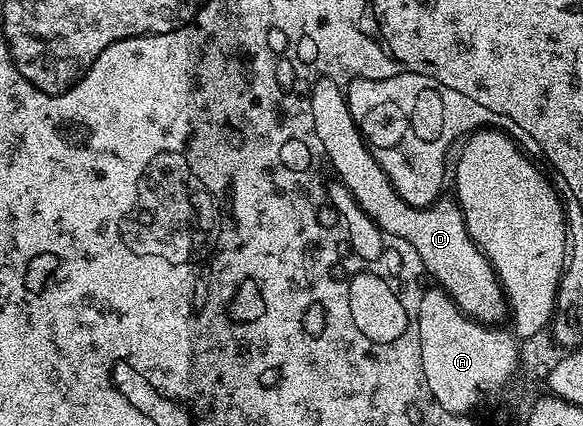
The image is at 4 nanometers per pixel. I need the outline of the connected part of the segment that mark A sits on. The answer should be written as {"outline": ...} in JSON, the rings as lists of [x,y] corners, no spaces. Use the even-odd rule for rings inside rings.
{"outline":[[[480,128],[468,133],[462,146],[463,151],[460,152],[459,159],[456,162],[454,159],[453,162],[453,178],[455,174],[453,197],[463,205],[463,210],[467,210],[467,226],[471,226],[471,234],[475,234],[475,238],[483,242],[483,254],[491,261],[495,275],[503,285],[503,295],[507,298],[509,323],[511,322],[513,333],[498,330],[494,324],[488,324],[484,330],[479,330],[479,320],[468,316],[459,306],[451,306],[451,302],[447,302],[447,294],[427,294],[427,298],[423,298],[423,366],[427,366],[427,378],[431,378],[431,390],[435,390],[435,394],[439,394],[439,402],[443,402],[443,406],[451,406],[451,410],[467,410],[467,406],[475,406],[475,402],[479,402],[483,394],[491,394],[491,390],[499,390],[499,386],[507,382],[507,377],[511,375],[511,366],[515,366],[515,354],[519,351],[517,339],[523,334],[531,334],[531,330],[539,330],[539,326],[550,326],[551,319],[555,317],[555,301],[559,291],[559,281],[563,275],[563,270],[559,266],[559,262],[563,262],[563,214],[559,214],[559,202],[555,202],[555,194],[547,190],[547,182],[539,178],[539,170],[535,170],[535,166],[527,166],[527,162],[519,158],[519,150],[515,150],[515,146],[507,142],[507,133],[498,128]]]}

